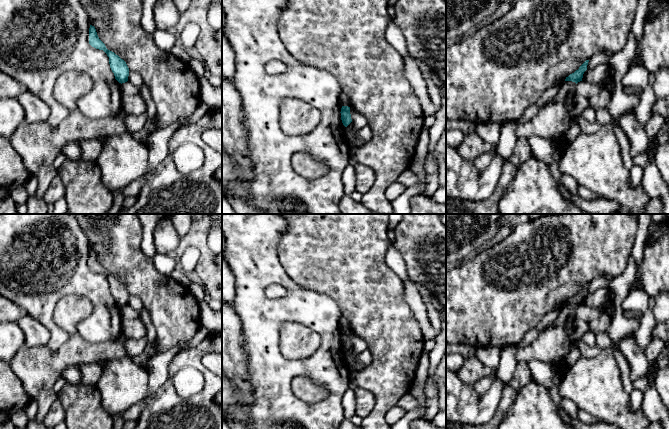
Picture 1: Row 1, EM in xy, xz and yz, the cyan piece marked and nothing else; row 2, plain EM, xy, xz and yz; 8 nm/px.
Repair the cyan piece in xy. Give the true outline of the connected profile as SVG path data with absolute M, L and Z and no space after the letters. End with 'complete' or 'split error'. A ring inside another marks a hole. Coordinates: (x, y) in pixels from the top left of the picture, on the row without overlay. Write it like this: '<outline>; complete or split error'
M92 249L89 252L89 268L96 273L103 274L107 278L110 292L119 307L122 308L128 305L129 292L126 286L106 272L105 268L99 263L95 251Z; complete

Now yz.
M586 284L578 294L576 294L574 297L570 298L568 301L566 301L565 305L572 305L576 308L580 305L582 305L583 298L587 294L589 284Z; complete

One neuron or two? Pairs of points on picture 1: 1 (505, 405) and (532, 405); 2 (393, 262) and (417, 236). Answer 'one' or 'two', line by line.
1: two
2: two

